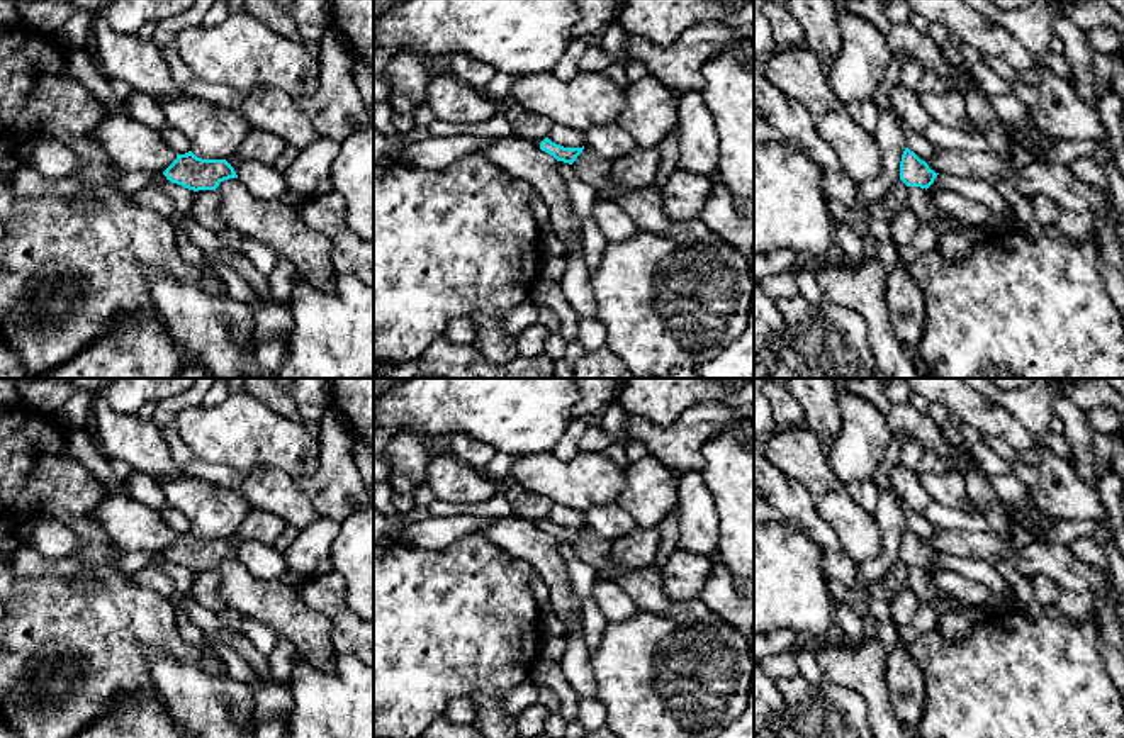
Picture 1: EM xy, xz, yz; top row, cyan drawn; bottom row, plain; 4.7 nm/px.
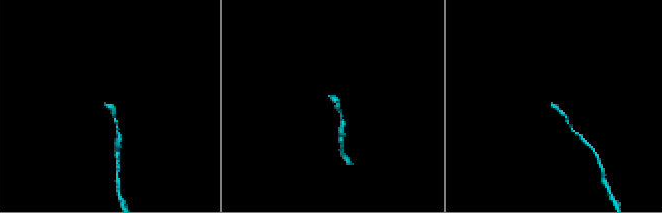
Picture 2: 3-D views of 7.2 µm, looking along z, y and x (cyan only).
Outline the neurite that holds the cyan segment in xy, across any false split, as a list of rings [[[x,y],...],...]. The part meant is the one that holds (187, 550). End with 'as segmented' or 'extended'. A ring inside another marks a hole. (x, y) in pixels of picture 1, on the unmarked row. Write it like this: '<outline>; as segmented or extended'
[[[192,531],[177,534],[177,540],[163,551],[166,560],[188,570],[216,570],[221,562],[238,558],[226,540],[202,540]]]; as segmented

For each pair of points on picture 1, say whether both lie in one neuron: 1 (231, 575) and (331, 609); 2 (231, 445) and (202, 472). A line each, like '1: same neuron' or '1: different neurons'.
1: different neurons
2: different neurons

